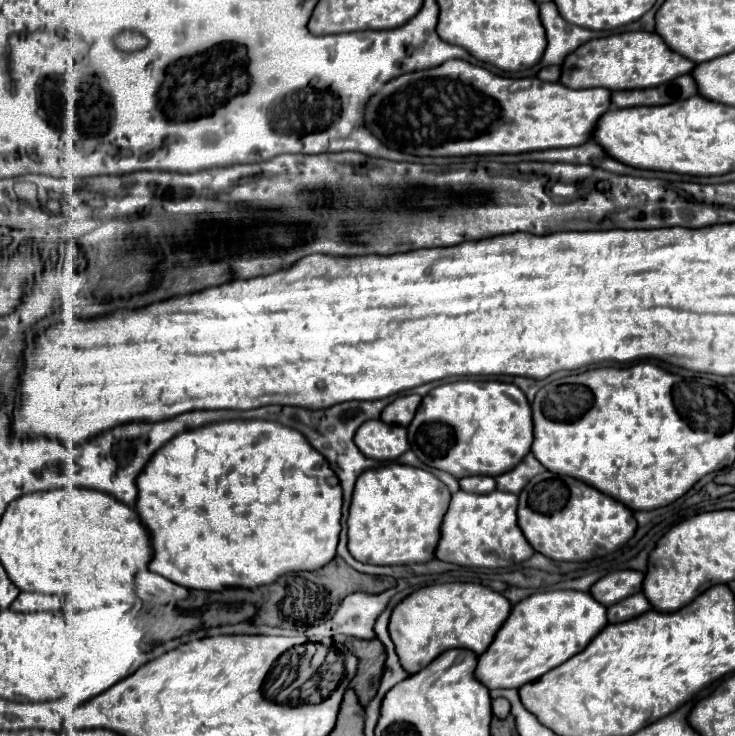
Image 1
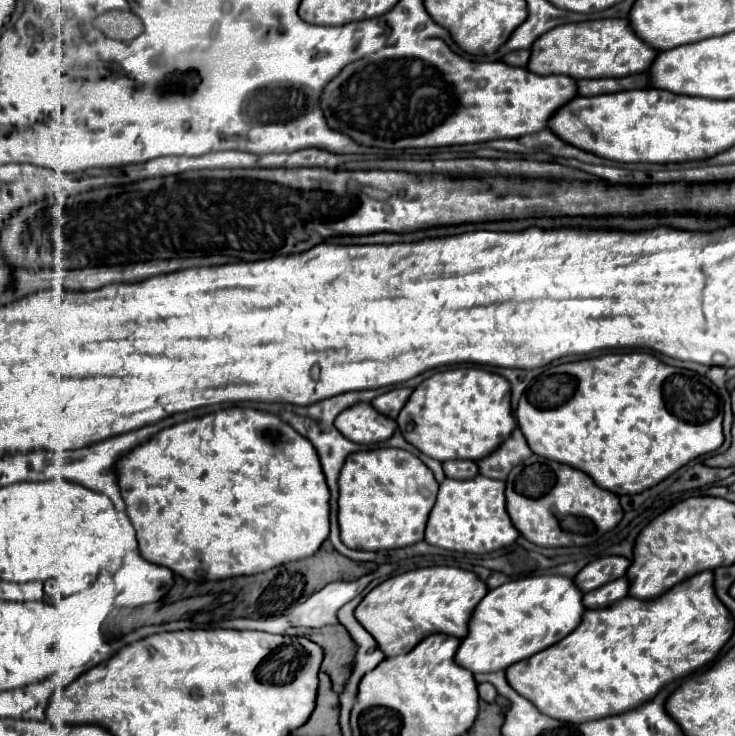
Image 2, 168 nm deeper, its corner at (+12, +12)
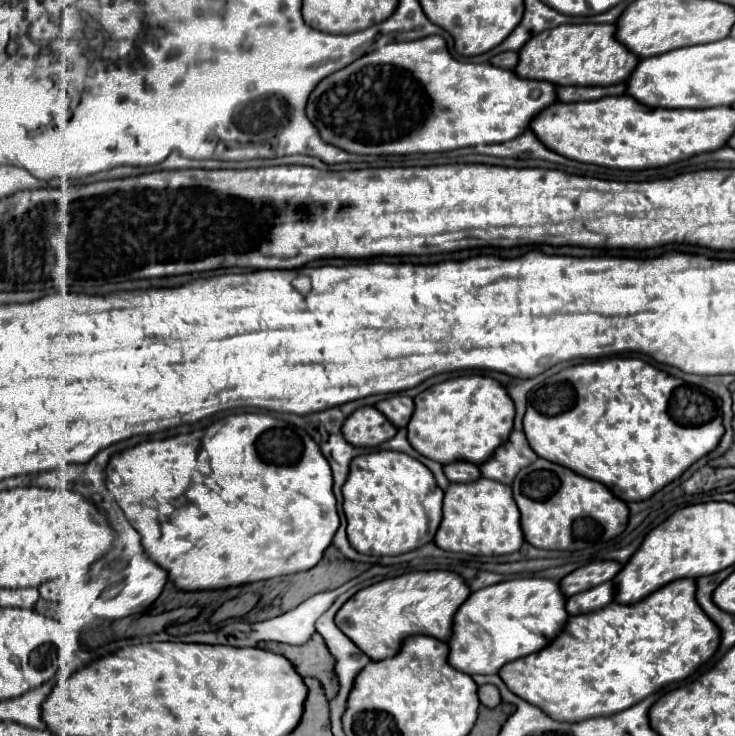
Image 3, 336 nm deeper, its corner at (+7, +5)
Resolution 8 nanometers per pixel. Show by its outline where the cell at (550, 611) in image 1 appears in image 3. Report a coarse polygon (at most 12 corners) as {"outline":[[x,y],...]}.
{"outline":[[557,581],[473,591],[453,619],[449,665],[493,675],[567,625]]}

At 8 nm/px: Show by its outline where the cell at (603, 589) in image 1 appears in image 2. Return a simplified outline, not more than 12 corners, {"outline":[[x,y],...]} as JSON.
{"outline":[[602,556],[574,576],[580,592],[624,576],[630,560]]}

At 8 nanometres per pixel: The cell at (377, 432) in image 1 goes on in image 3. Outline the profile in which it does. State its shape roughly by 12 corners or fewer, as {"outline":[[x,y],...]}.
{"outline":[[361,407],[343,423],[355,447],[377,447],[397,429],[375,407]]}

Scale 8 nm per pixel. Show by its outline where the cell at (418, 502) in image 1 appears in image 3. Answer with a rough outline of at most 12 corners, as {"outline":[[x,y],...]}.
{"outline":[[407,453],[353,459],[349,543],[383,557],[433,541],[443,491]]}

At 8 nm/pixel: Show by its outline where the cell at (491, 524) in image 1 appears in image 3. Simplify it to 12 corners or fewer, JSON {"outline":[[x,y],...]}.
{"outline":[[451,483],[435,545],[469,555],[519,551],[511,487]]}

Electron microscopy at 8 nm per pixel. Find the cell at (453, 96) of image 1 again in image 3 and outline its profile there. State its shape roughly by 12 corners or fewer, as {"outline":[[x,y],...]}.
{"outline":[[385,45],[325,77],[307,117],[349,153],[513,141],[553,83]]}

